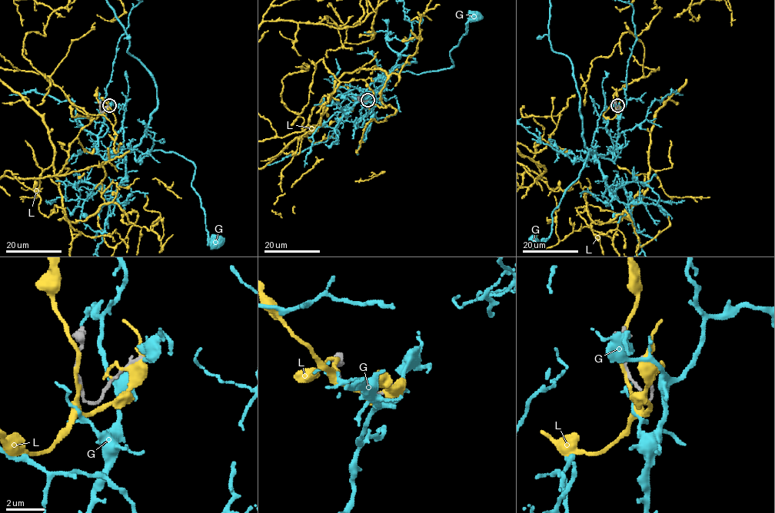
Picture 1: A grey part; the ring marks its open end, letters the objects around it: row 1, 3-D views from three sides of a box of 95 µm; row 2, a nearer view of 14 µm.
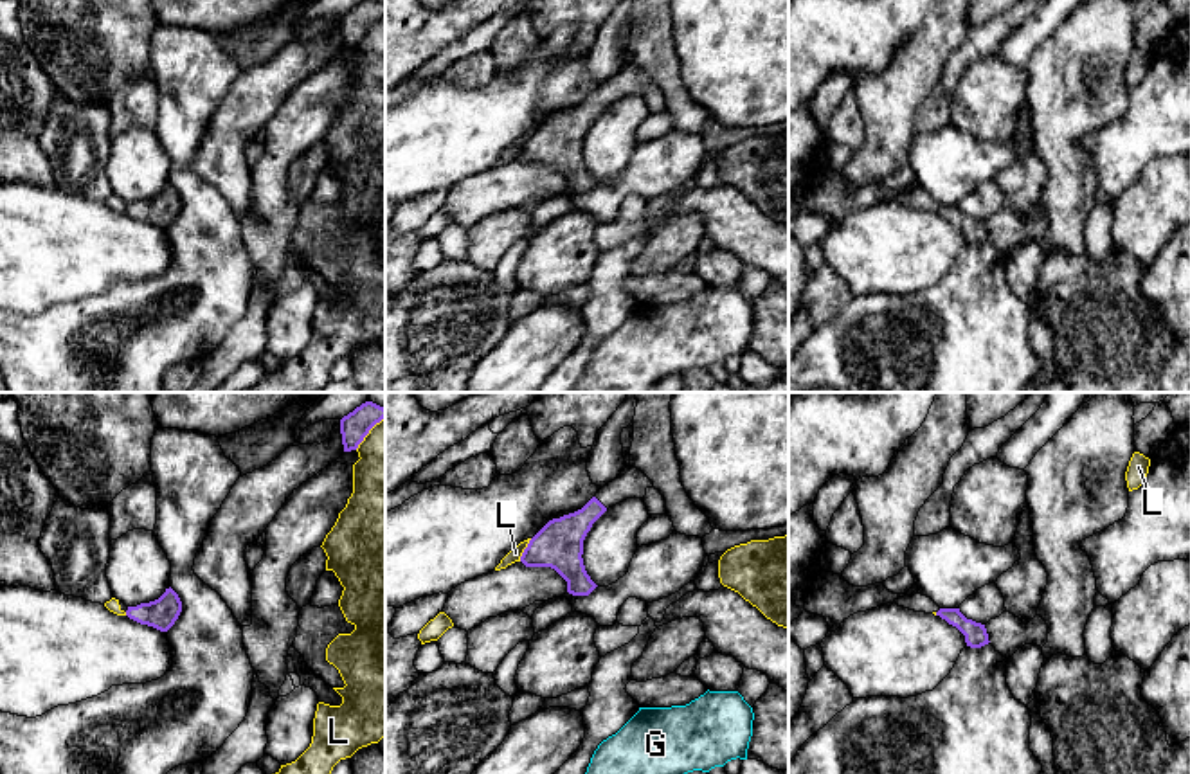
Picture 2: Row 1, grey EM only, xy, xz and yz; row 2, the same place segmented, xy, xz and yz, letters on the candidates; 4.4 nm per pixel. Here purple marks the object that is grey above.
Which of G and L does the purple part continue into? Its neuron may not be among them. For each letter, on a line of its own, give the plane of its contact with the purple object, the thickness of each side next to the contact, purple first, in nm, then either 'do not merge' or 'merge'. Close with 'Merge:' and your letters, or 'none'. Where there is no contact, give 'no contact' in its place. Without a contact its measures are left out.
G: no contact | do not merge
L: xz | 220/60 nm | do not merge
Merge: none

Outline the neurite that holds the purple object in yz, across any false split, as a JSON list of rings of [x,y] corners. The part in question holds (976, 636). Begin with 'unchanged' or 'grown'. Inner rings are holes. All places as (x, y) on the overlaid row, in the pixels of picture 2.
unchanged; [[[940,608],[936,616],[956,626],[965,635],[967,646],[981,648],[990,643],[985,625],[967,619],[960,608]]]

